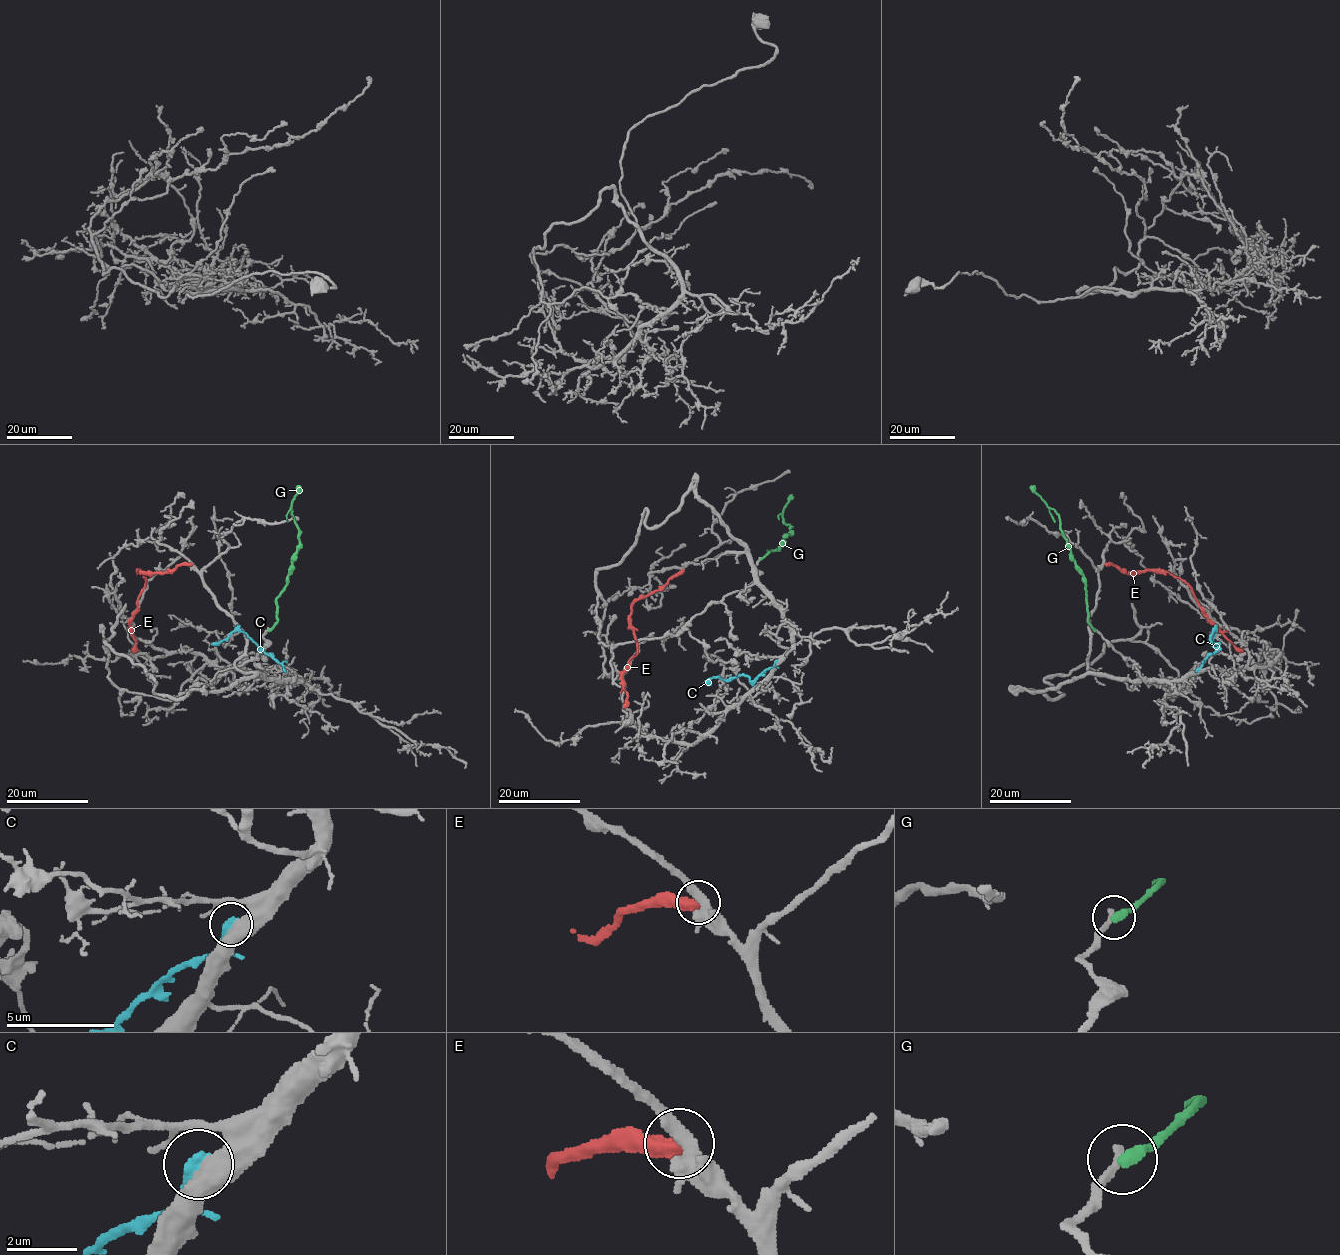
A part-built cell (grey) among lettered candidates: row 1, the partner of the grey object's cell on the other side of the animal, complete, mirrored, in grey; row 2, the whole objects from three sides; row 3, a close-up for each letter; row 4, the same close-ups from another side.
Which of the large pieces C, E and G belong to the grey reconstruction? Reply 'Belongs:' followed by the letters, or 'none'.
Belongs: none

